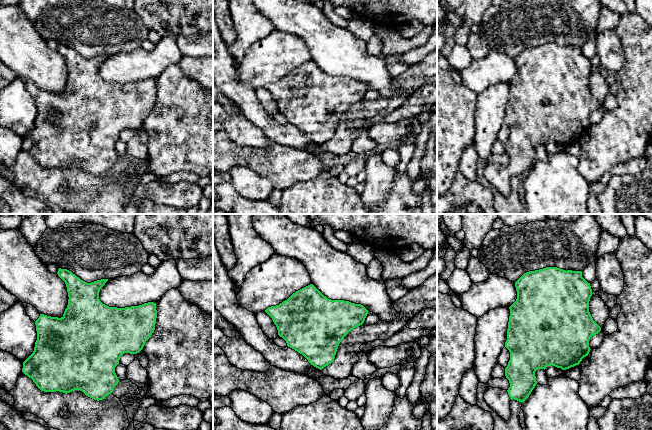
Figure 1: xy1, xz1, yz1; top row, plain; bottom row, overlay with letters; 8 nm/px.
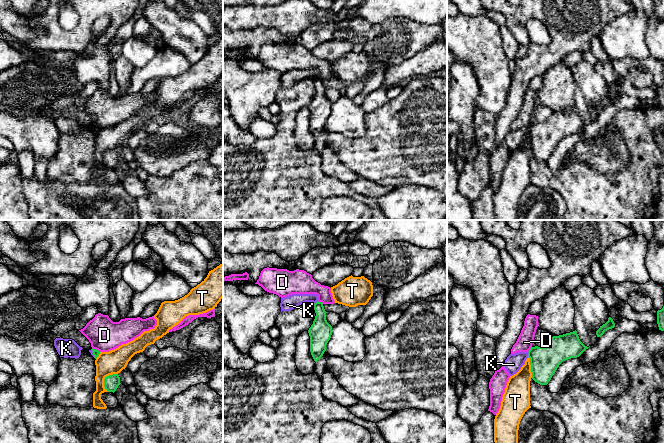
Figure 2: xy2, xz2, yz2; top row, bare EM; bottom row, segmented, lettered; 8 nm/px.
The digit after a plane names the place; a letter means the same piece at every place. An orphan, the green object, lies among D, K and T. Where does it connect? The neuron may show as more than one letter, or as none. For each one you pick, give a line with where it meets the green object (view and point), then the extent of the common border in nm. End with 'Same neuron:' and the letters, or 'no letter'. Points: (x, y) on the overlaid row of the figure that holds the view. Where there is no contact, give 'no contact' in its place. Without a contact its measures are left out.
K: meets green in yz2 at (528, 354); contact 40 nm long
Same neuron: K

